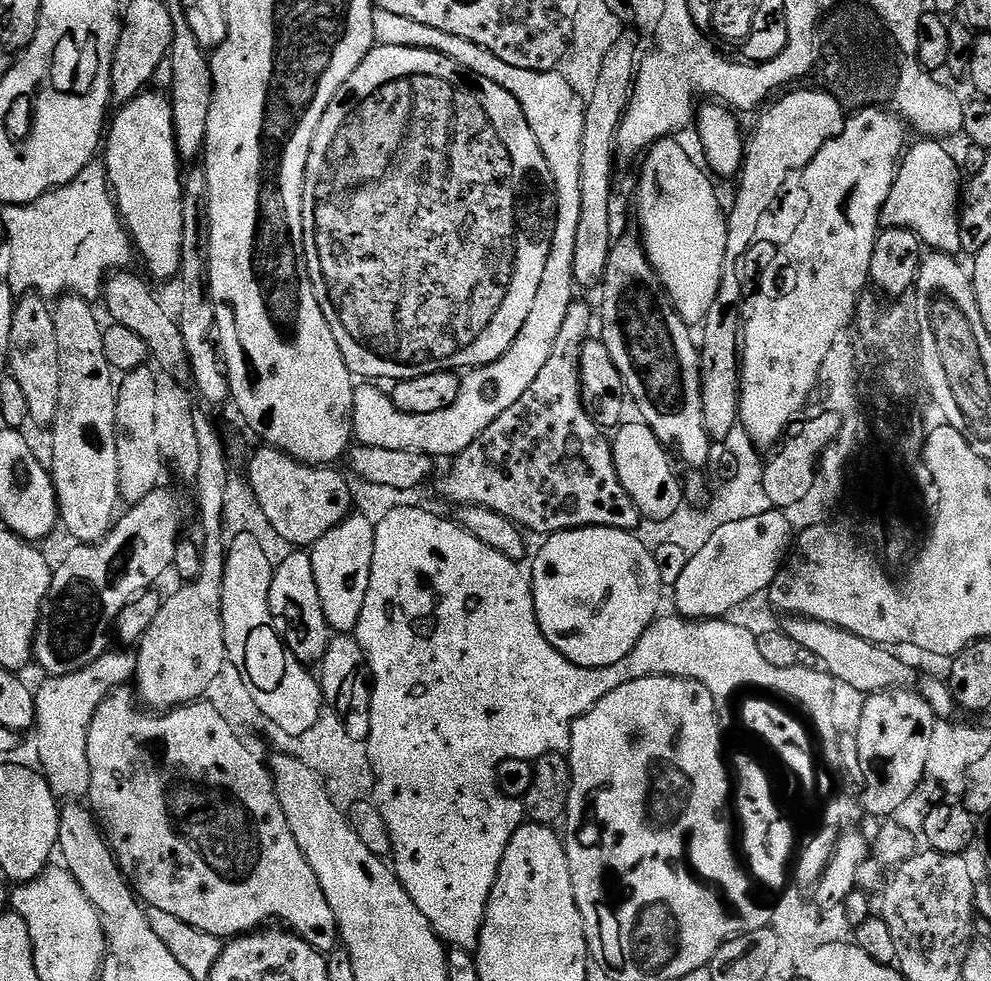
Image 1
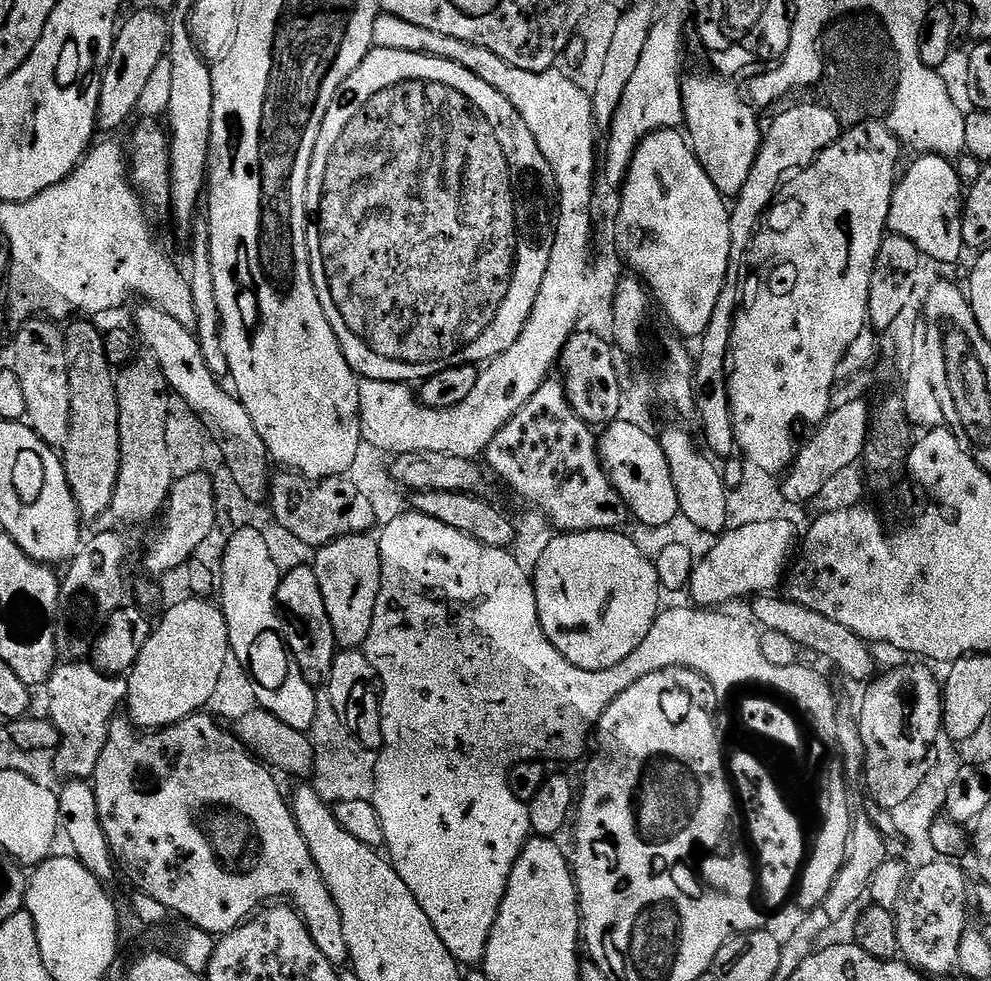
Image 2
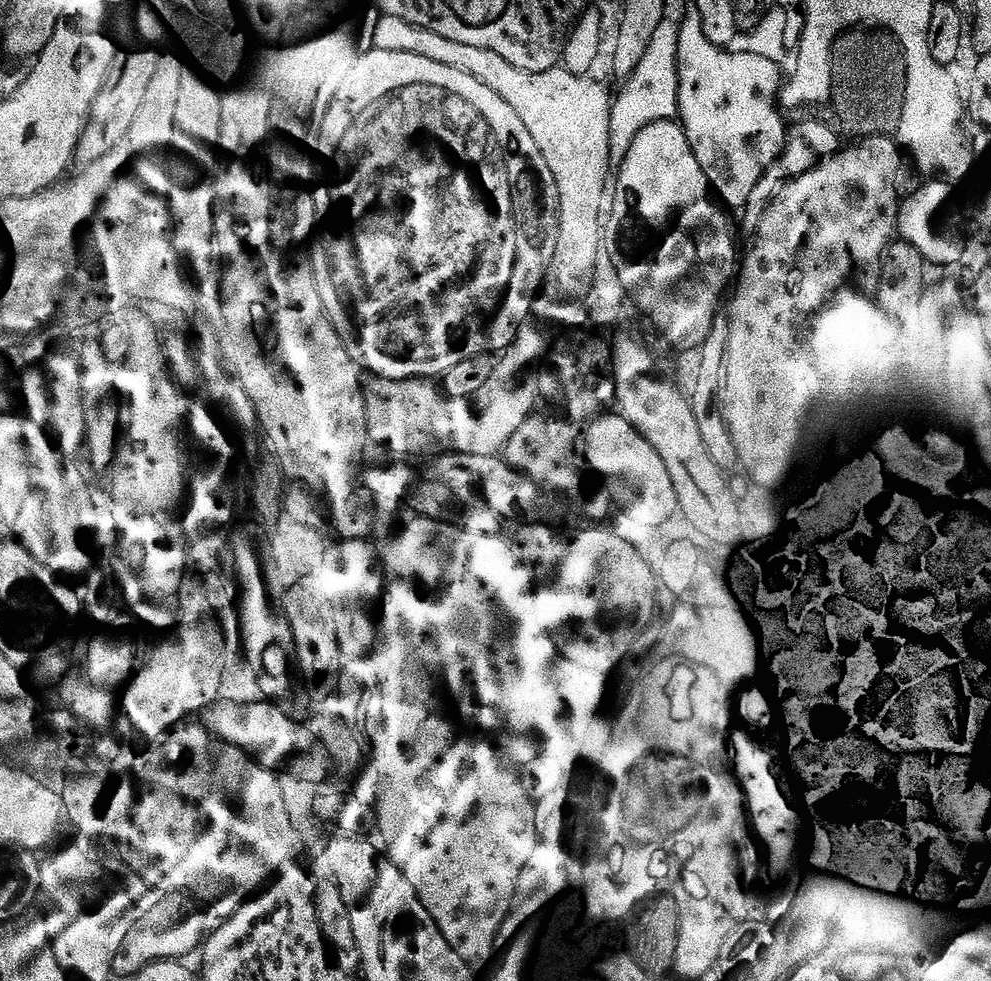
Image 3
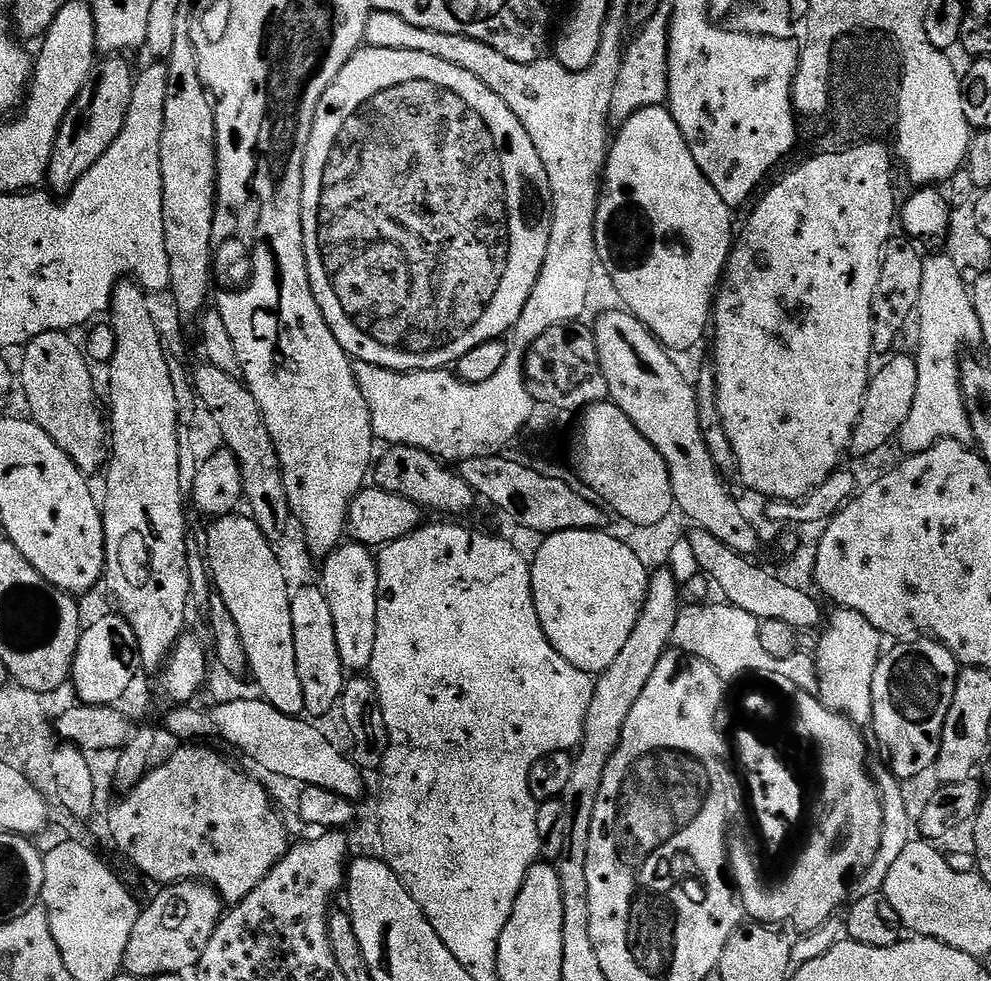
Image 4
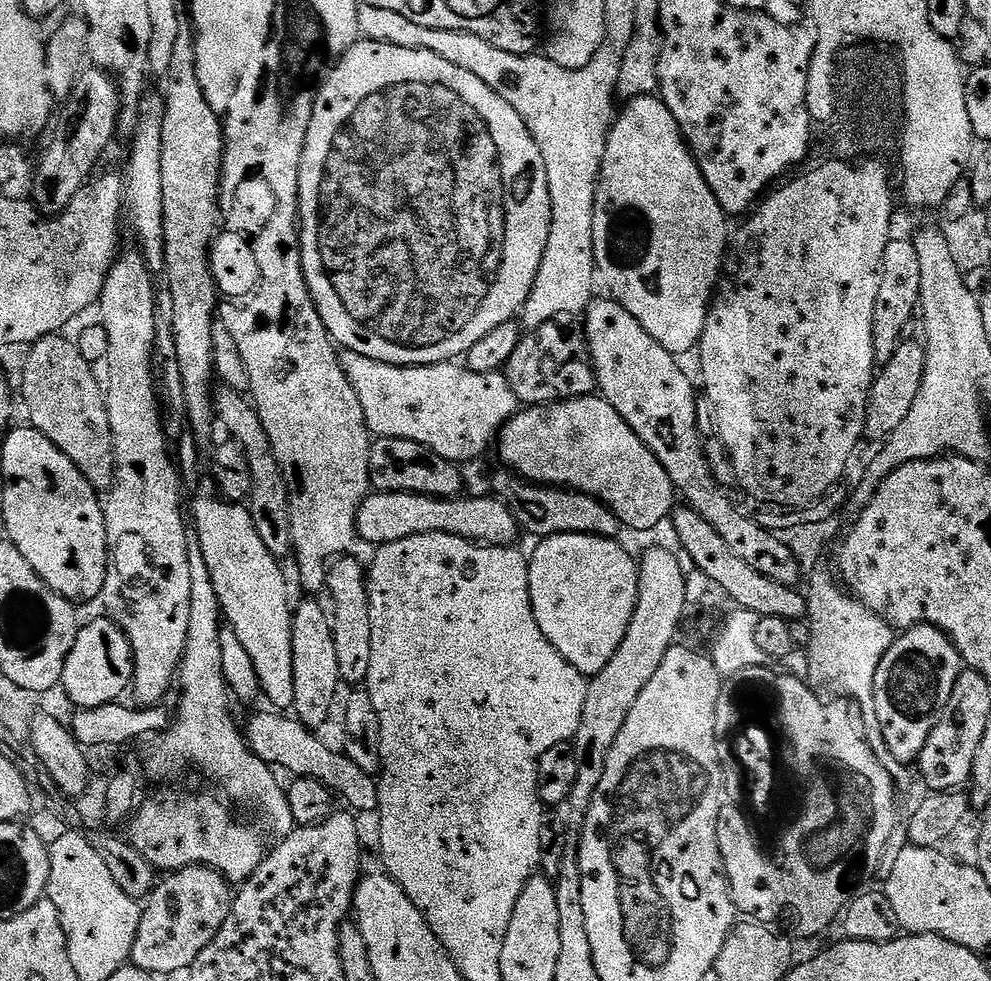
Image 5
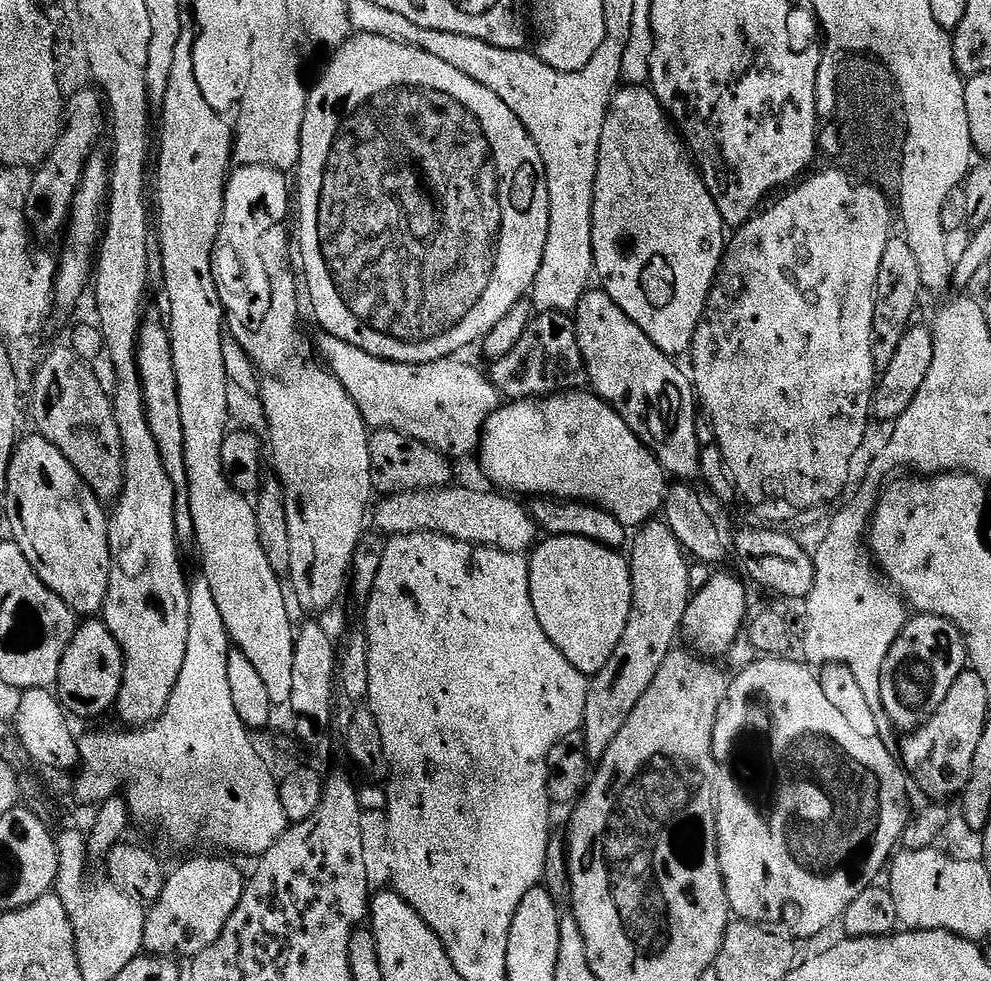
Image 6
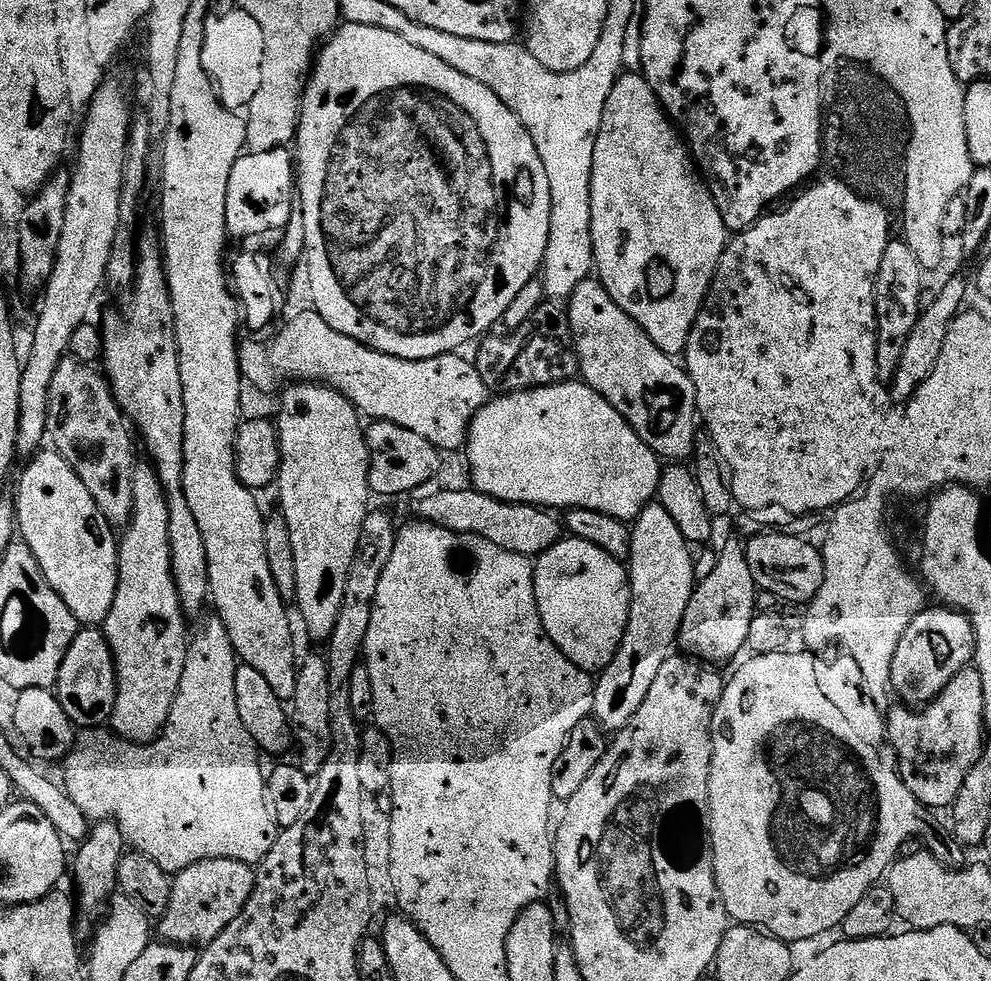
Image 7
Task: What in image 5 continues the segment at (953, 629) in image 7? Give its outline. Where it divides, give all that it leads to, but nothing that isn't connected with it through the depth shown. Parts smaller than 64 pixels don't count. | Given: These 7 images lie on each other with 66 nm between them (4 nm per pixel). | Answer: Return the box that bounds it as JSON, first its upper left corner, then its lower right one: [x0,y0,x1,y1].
[874,624,962,765]

